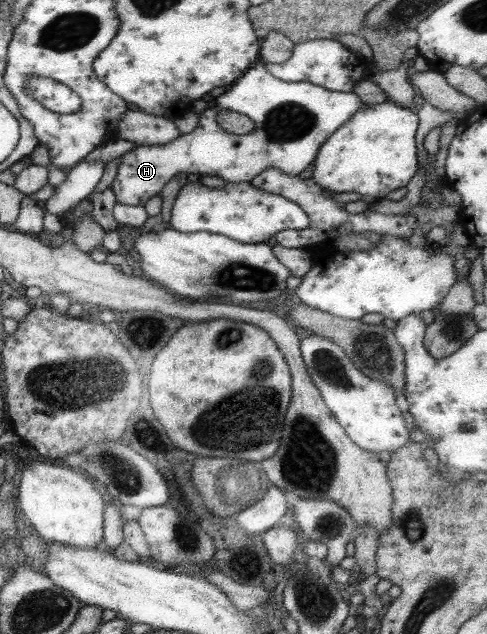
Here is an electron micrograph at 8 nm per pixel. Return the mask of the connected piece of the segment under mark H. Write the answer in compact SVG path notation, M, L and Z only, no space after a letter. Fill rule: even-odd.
M258 60L243 71L228 90L215 97L213 108L205 109L198 114L197 126L190 133L181 134L164 145L134 146L123 153L119 157L116 175L109 188L115 195L116 204L143 207L151 197L160 194L160 189L176 173L216 175L224 182L249 182L265 167L275 167L287 174L296 175L313 163L319 147L328 139L328 135L332 135L342 123L365 106L368 105L362 103L362 100L352 92L330 91L308 82L282 81L266 71L263 63ZM222 110L236 112L251 119L254 127L252 133L233 134L222 130L217 125L217 115Z

